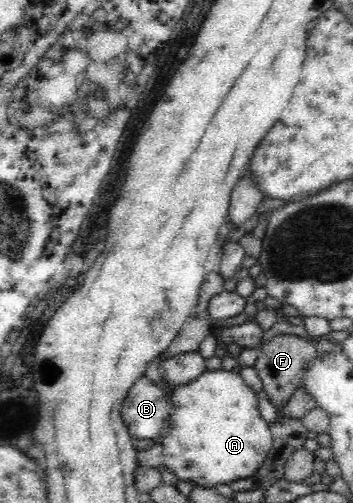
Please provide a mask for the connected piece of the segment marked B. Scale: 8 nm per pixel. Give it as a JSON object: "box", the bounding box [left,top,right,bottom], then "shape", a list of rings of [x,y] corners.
{"box":[121,375,170,439],"shape":[[[142,375],[130,387],[121,406],[121,417],[134,439],[152,439],[168,420],[170,407],[164,389]]]}

